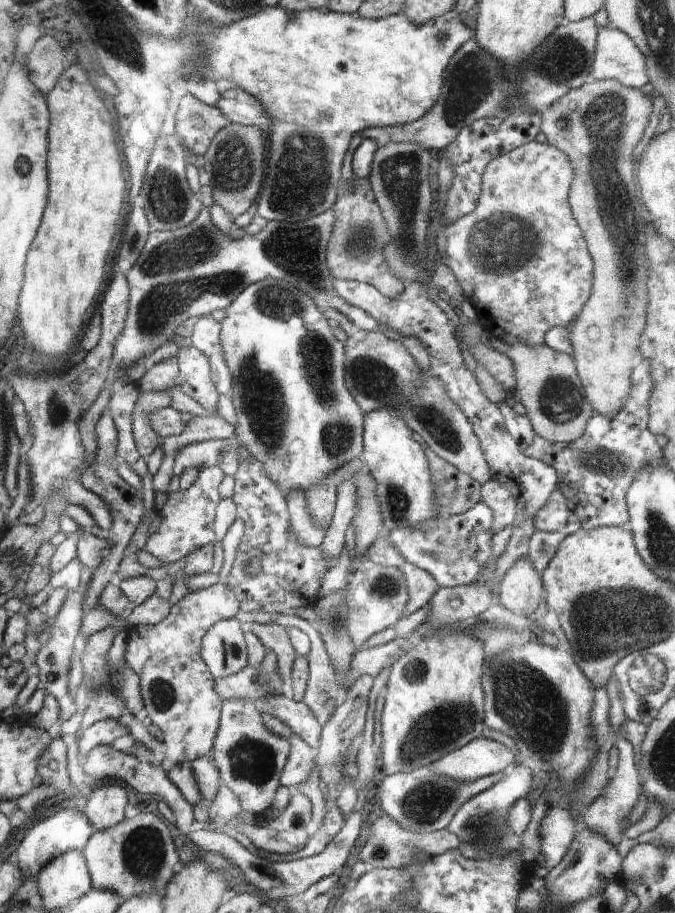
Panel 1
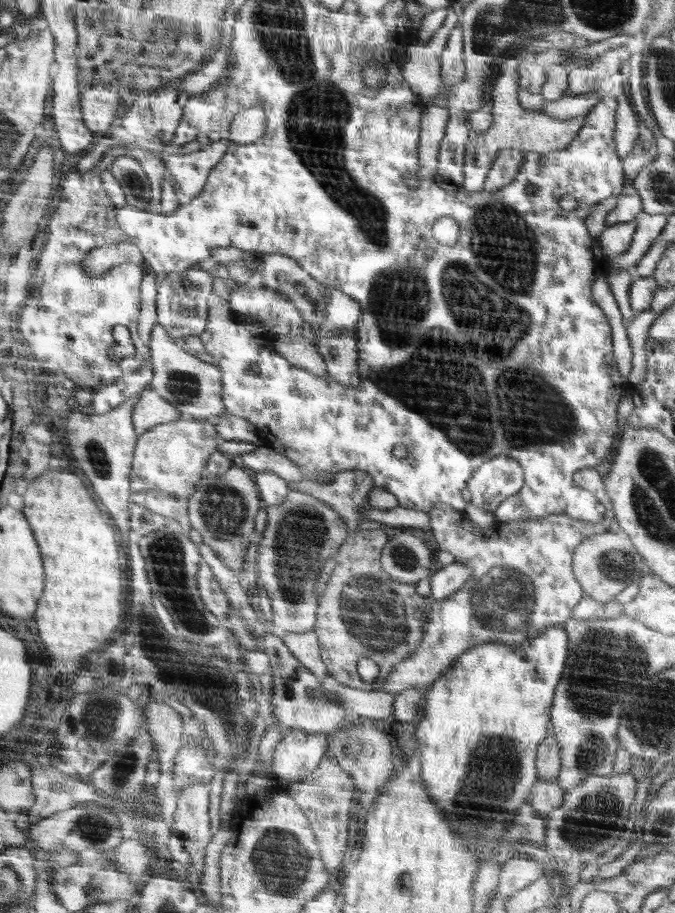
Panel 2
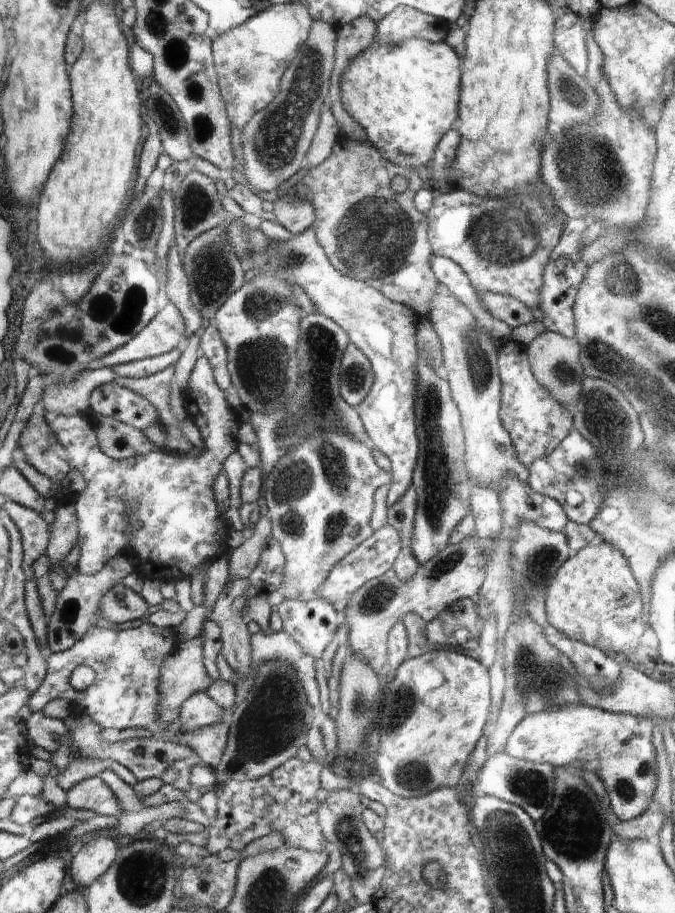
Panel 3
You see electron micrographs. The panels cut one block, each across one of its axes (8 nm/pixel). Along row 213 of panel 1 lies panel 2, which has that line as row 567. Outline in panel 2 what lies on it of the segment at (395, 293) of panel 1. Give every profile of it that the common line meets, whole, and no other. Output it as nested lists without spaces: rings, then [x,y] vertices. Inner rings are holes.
[[[358,529],[346,536],[345,544],[342,544],[336,554],[335,566],[330,573],[330,579],[324,594],[319,600],[316,620],[316,636],[320,647],[320,656],[328,673],[338,682],[360,690],[381,689],[394,670],[394,666],[408,658],[422,644],[425,638],[428,605],[426,596],[418,592],[418,584],[406,584],[392,580],[380,565],[380,556],[383,546],[388,542],[389,536],[381,529]],[[360,658],[374,660],[379,668],[378,676],[373,682],[365,682],[356,671],[356,664]]]

